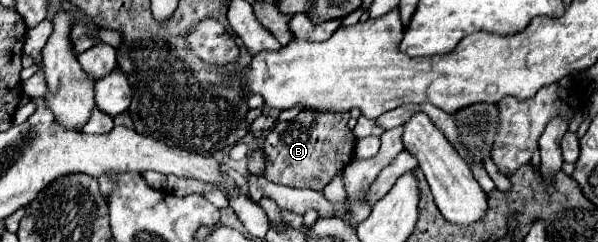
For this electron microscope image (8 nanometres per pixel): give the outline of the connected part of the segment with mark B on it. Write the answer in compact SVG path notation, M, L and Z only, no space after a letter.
M313 109L301 111L293 121L279 121L269 131L263 145L267 157L265 177L271 183L287 187L309 187L315 191L323 191L323 187L353 159L357 139L347 127L347 121L349 113L321 113Z

